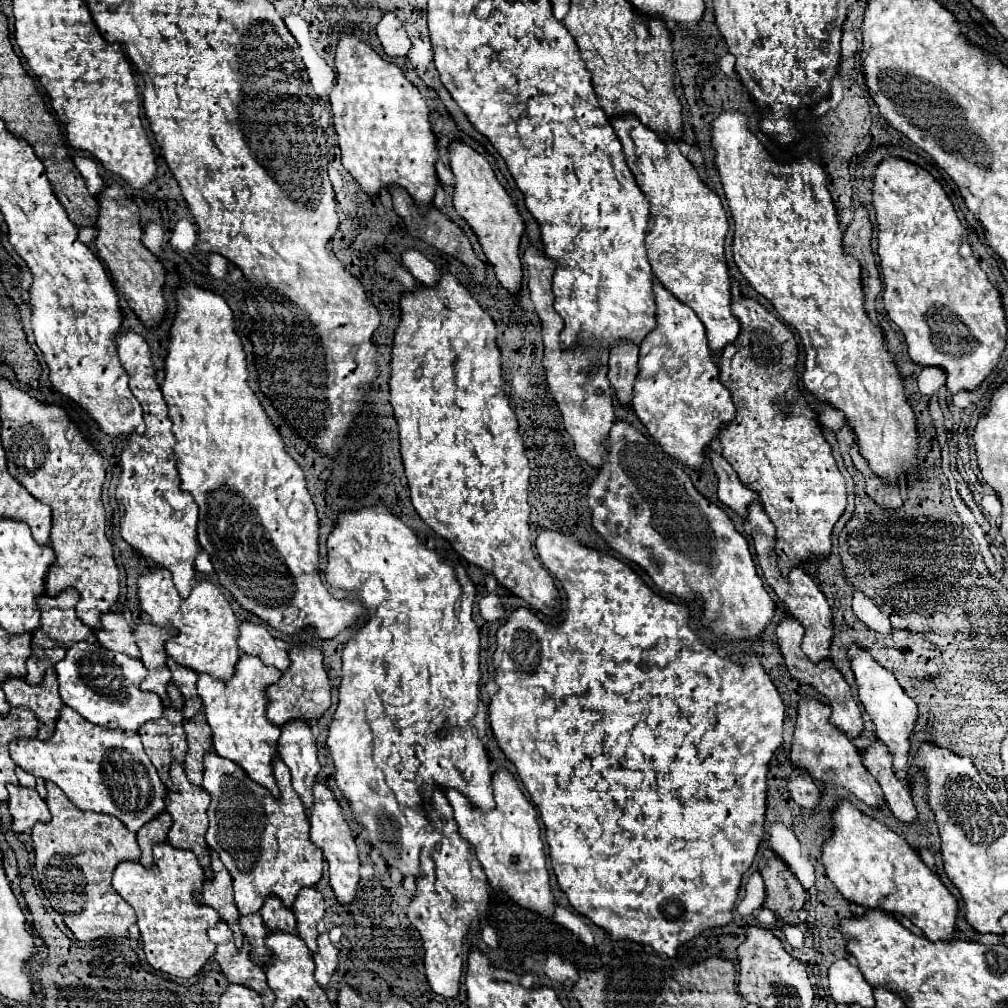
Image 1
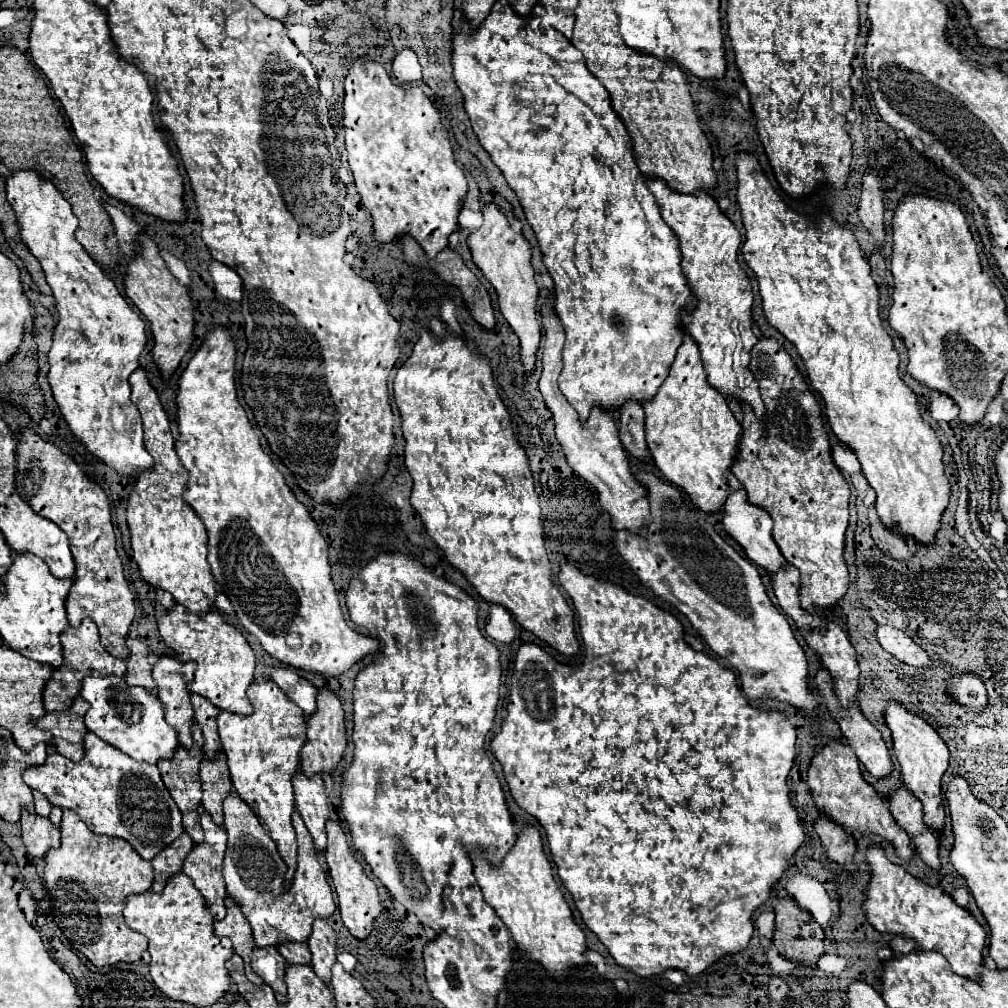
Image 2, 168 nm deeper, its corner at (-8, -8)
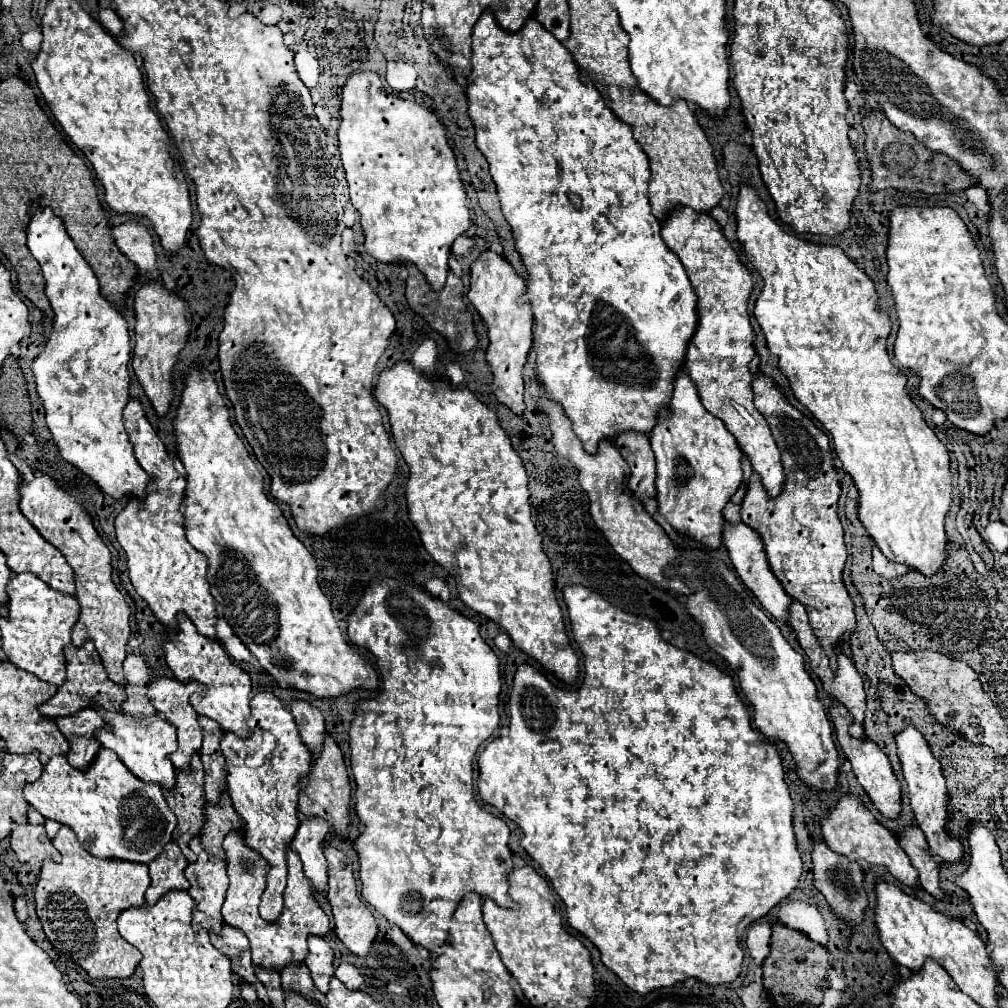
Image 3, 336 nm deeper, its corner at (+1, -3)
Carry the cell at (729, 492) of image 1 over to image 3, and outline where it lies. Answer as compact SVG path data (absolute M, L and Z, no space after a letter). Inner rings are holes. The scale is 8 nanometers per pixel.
M725 522L725 530L723 530L723 544L729 552L729 558L733 562L733 568L739 576L739 580L755 594L755 598L761 602L761 606L775 618L775 620L781 620L781 622L789 622L789 606L791 606L791 598L783 592L783 588L779 586L779 580L775 580L769 564L767 564L767 556L763 552L763 542L759 540L757 532L751 530L747 524L729 524Z

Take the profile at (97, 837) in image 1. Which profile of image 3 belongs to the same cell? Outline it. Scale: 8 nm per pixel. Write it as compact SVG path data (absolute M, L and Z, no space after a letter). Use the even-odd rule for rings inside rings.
M65 826L57 832L53 846L59 850L63 860L61 864L45 860L35 888L37 916L47 940L79 964L91 978L121 980L133 976L141 962L141 952L121 940L117 932L117 916L127 908L145 904L145 890L151 882L149 868L145 864L95 858L79 846L75 832Z

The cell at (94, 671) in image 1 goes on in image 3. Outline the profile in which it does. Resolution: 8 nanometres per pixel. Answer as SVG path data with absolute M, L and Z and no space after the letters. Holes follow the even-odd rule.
M95 706L95 710L113 726L111 730L99 730L97 732L97 740L113 750L119 760L143 782L151 782L151 784L159 784L165 790L173 790L175 788L175 768L169 760L169 754L173 754L177 750L177 736L175 736L175 728L161 716L151 716L151 718L135 718L129 716L125 712L107 712L99 706Z

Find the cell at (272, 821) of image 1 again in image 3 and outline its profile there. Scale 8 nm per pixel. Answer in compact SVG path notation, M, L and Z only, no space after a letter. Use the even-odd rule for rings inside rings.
M231 832L223 848L227 852L227 874L229 874L229 890L223 904L223 920L225 924L231 924L239 928L245 936L249 936L251 942L251 960L259 968L277 970L281 972L289 964L301 964L307 956L307 938L309 936L327 936L329 918L319 908L319 904L313 898L313 890L305 874L301 872L301 860L297 852L289 850L289 882L285 888L285 908L277 922L265 922L259 916L259 898L265 890L265 876L269 870L269 864L251 848L245 846L241 832Z

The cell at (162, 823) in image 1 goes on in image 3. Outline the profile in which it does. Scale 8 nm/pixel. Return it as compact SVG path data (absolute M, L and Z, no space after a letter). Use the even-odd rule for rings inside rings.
M169 842L165 850L151 860L149 864L149 876L151 876L151 886L145 892L145 904L157 904L159 896L171 890L187 890L189 880L185 878L183 870L187 868L187 860L181 854L177 842Z

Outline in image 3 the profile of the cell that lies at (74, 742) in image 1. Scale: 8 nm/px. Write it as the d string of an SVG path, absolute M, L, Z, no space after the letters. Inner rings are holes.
M101 748L87 772L75 770L65 756L53 756L43 768L37 782L23 790L25 800L47 820L69 826L83 848L107 860L127 860L147 864L163 852L171 842L177 826L175 814L169 810L157 784L143 784L133 776L115 752Z

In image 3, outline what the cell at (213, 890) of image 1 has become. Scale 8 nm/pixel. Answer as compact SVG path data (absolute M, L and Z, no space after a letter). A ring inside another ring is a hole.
M223 924L221 934L209 934L211 936L211 944L223 952L225 956L229 956L231 960L231 968L233 972L247 984L255 984L257 976L255 976L255 968L251 962L251 952L249 952L249 940L247 936L237 930L231 928L227 924Z

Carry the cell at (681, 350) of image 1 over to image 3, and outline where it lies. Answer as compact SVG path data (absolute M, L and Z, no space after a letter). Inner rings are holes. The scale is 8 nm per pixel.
M683 370L675 376L673 386L673 398L659 414L659 422L651 434L651 448L657 460L659 514L677 532L697 540L709 550L717 550L723 544L723 508L743 478L741 450L721 420L703 408L695 384Z

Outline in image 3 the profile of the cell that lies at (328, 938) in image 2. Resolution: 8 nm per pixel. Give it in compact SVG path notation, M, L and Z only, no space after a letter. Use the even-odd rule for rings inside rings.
M309 936L309 954L305 958L305 966L311 970L315 988L321 994L327 994L329 980L335 974L335 966L333 966L333 950L325 942L325 938Z

